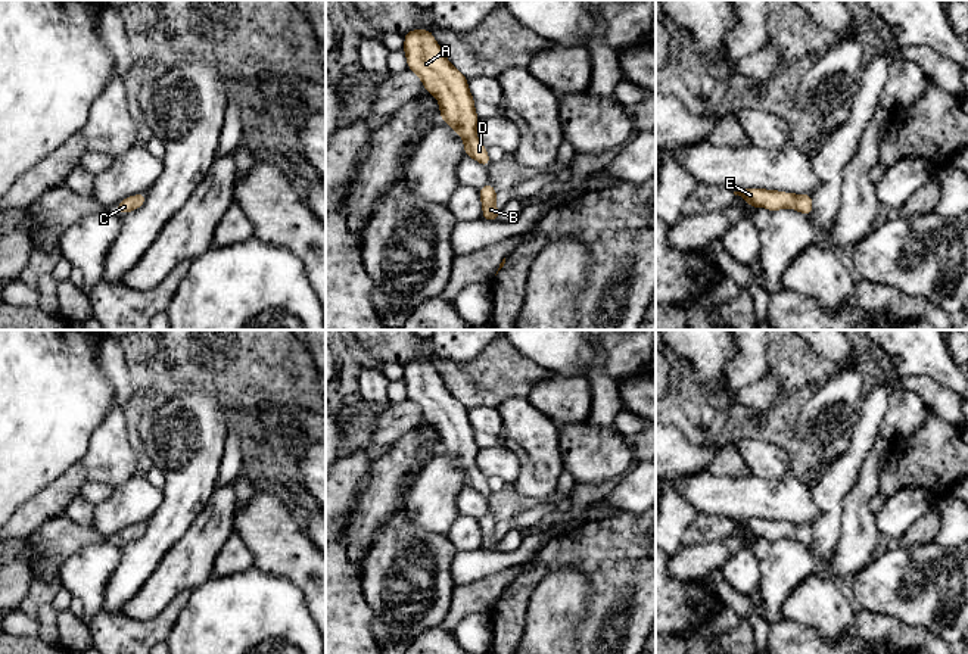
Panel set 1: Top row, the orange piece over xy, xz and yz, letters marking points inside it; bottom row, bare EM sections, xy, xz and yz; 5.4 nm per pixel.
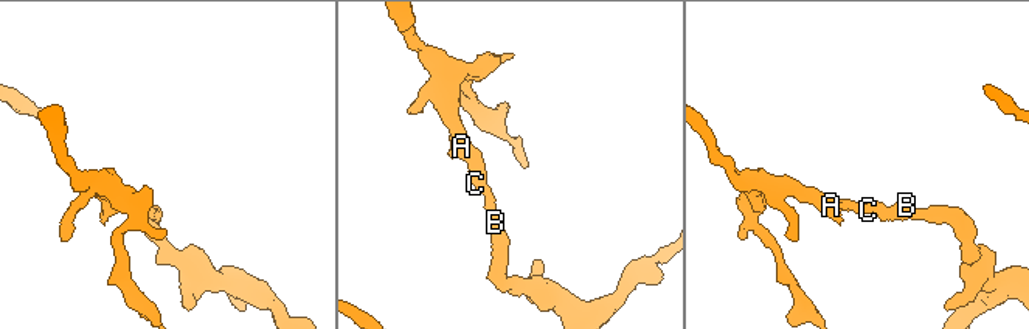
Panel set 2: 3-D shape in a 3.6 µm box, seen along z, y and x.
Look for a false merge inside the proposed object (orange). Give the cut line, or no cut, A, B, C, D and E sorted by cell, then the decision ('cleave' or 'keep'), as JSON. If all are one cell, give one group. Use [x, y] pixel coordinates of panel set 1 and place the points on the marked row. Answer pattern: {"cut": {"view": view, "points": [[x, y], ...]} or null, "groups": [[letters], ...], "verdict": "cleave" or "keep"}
{"cut": null, "groups": [["A", "B", "C", "D", "E"]], "verdict": "keep"}

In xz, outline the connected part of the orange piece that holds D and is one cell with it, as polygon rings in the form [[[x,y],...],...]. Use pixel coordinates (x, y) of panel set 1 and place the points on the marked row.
[[[413,29],[404,38],[408,69],[421,78],[426,91],[436,96],[441,119],[463,137],[466,155],[489,168],[486,147],[476,137],[479,118],[467,78],[448,62],[429,29]]]

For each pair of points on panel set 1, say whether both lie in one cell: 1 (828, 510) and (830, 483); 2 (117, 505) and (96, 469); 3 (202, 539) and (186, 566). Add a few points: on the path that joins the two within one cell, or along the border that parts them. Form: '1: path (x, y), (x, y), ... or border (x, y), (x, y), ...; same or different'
1: path (830, 504), (830, 489); same
2: border (134, 475), (117, 486); different
3: path (199, 545), (190, 560); same

